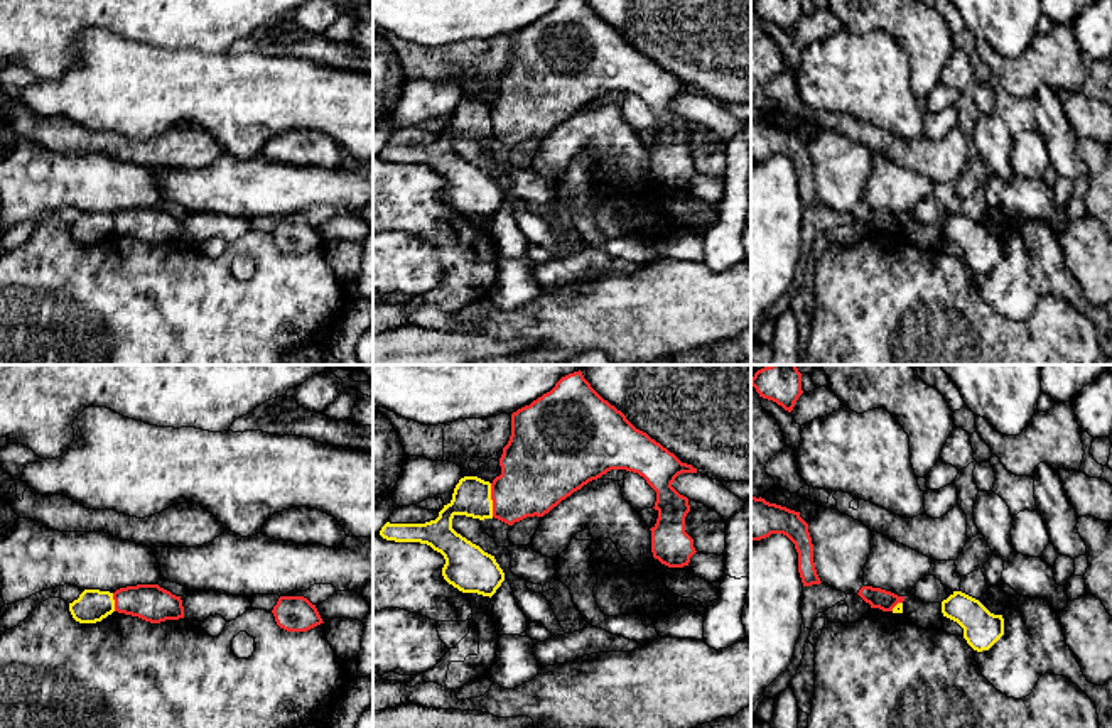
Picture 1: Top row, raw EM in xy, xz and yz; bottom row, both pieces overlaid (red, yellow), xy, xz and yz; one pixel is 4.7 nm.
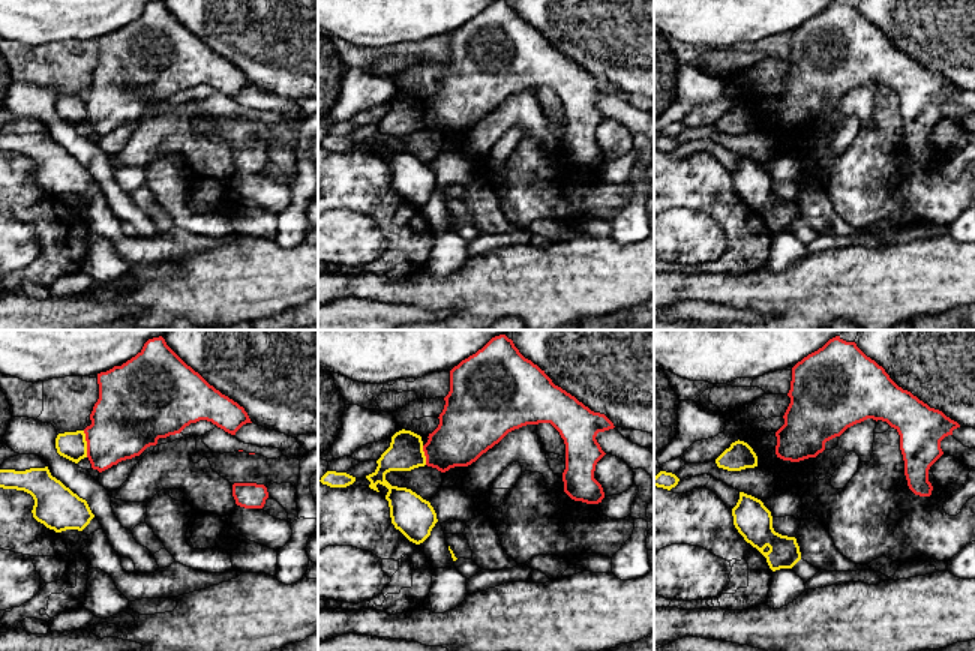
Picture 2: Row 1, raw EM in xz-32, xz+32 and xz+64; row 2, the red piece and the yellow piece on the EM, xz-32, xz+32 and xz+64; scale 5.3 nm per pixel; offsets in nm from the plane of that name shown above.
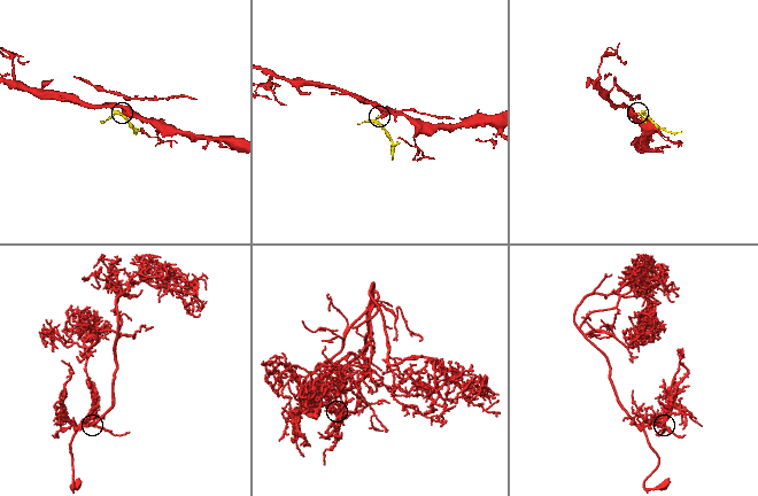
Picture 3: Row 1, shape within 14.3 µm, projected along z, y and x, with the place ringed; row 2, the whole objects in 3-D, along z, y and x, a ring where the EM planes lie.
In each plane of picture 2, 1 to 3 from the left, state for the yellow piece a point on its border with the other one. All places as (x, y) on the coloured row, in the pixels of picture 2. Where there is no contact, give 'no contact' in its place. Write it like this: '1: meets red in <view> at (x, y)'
1: meets red in xz-32 at (87, 444)
2: meets red in xz+32 at (425, 455)
3: no contact

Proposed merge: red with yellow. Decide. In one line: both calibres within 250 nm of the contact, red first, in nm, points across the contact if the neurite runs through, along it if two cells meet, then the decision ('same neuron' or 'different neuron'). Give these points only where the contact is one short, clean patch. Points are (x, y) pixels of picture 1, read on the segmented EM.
360/180 nm | along xz (490, 483), (493, 516) | different neuron

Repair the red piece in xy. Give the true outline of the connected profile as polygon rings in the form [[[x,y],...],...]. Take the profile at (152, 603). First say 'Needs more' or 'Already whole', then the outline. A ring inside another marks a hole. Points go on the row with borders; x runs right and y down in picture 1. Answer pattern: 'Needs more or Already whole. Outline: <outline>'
Already whole. Outline: [[[137,584],[113,593],[115,611],[138,617],[150,623],[184,618],[181,596],[159,584]]]

